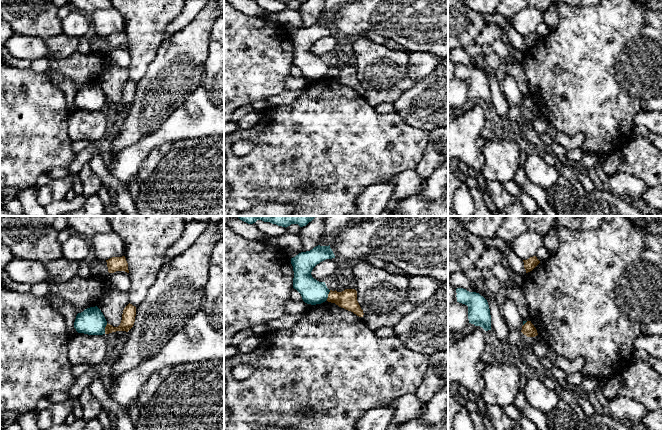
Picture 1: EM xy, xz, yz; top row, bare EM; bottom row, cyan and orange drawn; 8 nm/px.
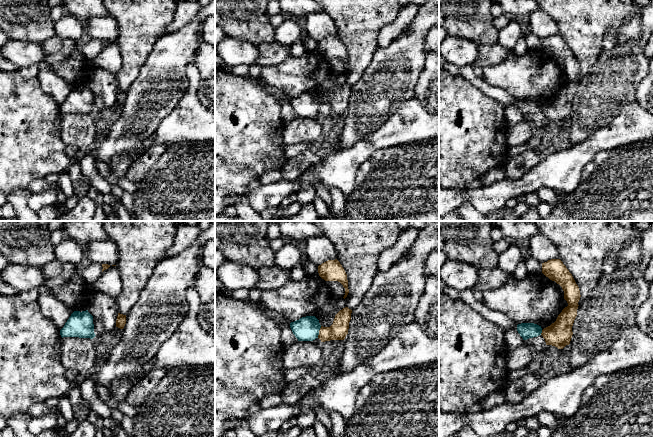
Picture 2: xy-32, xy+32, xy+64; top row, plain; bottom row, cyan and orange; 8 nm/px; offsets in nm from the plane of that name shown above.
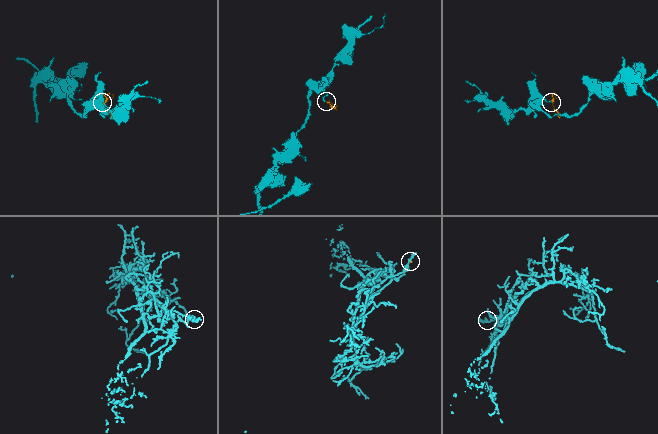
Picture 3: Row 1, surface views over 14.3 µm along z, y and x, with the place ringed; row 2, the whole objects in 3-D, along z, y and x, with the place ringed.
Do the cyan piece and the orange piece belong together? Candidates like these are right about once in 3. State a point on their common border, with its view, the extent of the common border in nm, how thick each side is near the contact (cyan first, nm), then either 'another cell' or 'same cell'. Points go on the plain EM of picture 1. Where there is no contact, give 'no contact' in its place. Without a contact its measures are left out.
contact xy (104, 104); length 90 nm; calibres 220 and 110 nm; another cell

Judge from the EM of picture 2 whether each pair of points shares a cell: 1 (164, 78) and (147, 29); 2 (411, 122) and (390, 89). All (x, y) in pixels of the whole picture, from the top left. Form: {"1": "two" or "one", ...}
{"1": "two", "2": "two"}

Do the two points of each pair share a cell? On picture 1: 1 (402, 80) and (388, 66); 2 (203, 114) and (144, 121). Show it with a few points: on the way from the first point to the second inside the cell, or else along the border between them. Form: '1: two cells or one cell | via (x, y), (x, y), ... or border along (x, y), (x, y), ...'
1: one cell | via (399, 77), (391, 69)
2: two cells | border along (184, 101), (156, 130), (150, 133)

